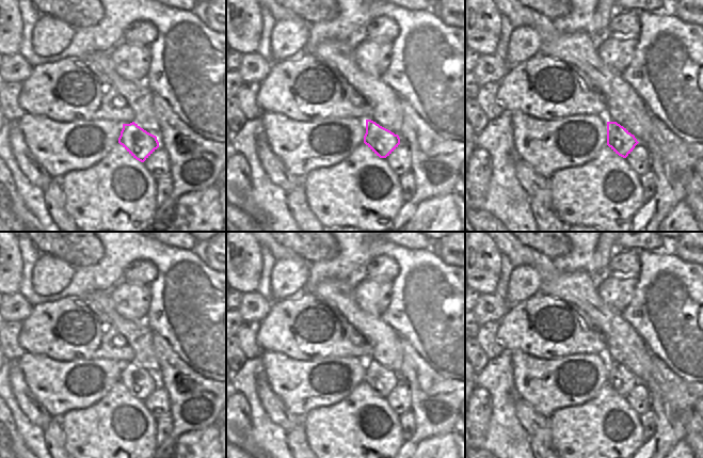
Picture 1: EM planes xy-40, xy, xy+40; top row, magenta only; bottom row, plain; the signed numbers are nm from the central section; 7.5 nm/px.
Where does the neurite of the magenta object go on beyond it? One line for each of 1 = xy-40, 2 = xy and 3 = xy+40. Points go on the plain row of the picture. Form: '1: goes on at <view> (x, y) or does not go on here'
1: does not go on here
2: does not go on here
3: does not go on here

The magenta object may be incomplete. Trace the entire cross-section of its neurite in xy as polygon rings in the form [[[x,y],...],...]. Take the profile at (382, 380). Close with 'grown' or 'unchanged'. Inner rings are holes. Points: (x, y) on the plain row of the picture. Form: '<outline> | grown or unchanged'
[[[366,359],[364,382],[380,397],[389,395],[400,383],[400,377],[371,359]]] | unchanged

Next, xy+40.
[[[607,361],[607,384],[619,395],[626,397],[639,381],[617,361]]] | unchanged

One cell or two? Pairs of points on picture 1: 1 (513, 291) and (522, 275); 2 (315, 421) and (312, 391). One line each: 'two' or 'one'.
1: one
2: two

